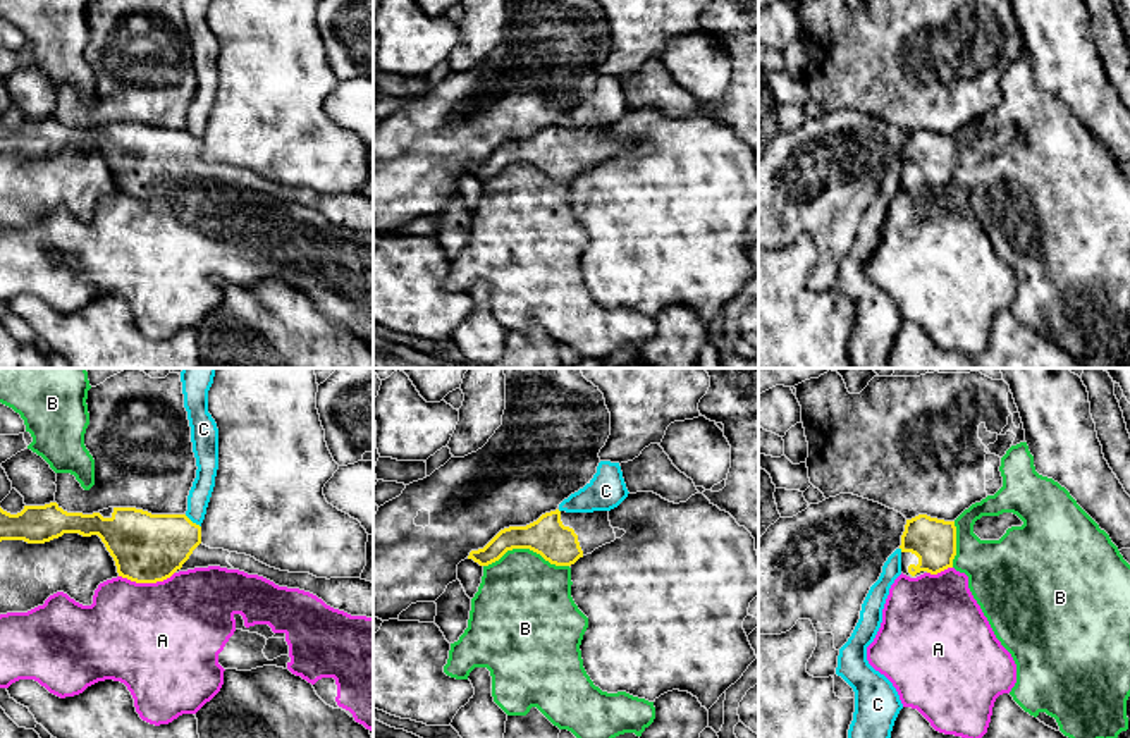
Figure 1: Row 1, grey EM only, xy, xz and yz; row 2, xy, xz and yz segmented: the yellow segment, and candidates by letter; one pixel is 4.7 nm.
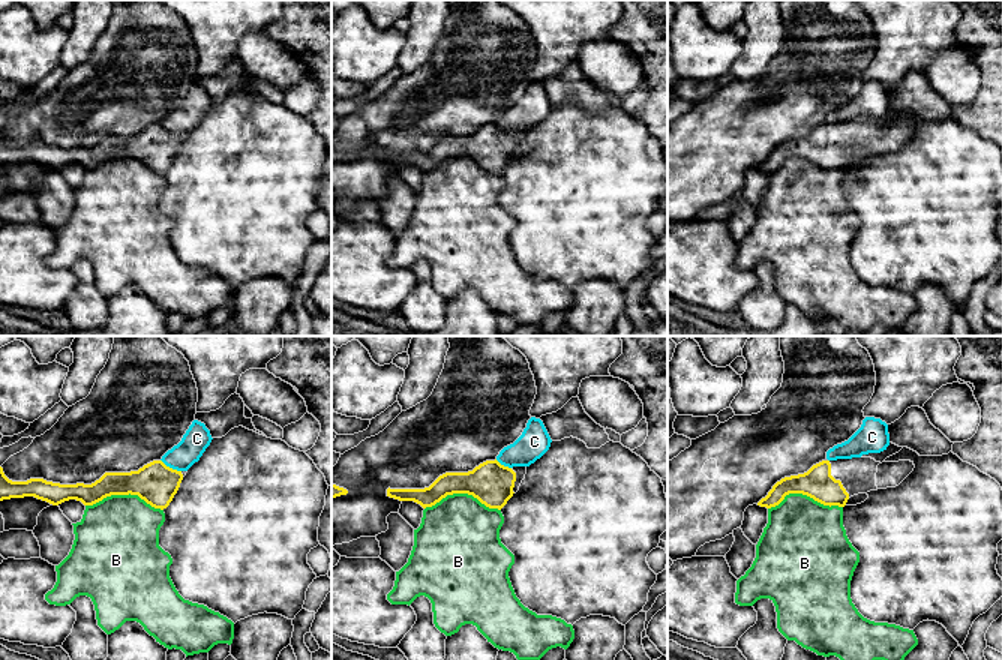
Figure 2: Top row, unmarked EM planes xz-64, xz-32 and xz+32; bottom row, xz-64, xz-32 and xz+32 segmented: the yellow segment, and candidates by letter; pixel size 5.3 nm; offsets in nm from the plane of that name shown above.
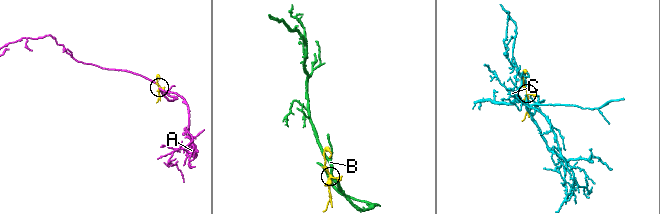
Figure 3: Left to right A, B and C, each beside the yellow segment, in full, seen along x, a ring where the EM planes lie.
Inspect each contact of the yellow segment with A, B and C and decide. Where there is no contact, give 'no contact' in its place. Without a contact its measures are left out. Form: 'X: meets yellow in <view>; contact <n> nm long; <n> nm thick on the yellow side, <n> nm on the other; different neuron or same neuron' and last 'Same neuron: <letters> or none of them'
A: meets yellow in xy; contact 260 nm long; 320 nm thick on the yellow side, 500 nm on the other; different neuron
B: meets yellow in xz; contact 400 nm long; 190 nm thick on the yellow side, 440 nm on the other; different neuron
C: meets yellow in xy; contact 100 nm long; 320 nm thick on the yellow side, 100 nm on the other; different neuron
Same neuron: none of them

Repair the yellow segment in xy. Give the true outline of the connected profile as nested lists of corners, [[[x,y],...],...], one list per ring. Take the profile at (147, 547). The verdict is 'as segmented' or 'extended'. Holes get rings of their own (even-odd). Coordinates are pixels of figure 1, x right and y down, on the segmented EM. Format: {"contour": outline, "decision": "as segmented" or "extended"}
{"contour": [[[57,502],[45,506],[24,506],[17,514],[0,507],[0,542],[24,540],[28,544],[45,544],[64,533],[79,533],[83,537],[98,535],[115,561],[117,573],[136,583],[157,583],[170,578],[174,573],[194,568],[220,566],[239,569],[248,575],[258,575],[279,587],[299,588],[322,599],[327,606],[344,611],[351,616],[373,618],[373,583],[361,578],[316,578],[310,573],[289,573],[270,568],[251,556],[210,549],[201,544],[201,526],[186,514],[151,514],[136,507],[114,507],[110,518],[100,513],[83,514],[67,513]]], "decision": "extended"}

